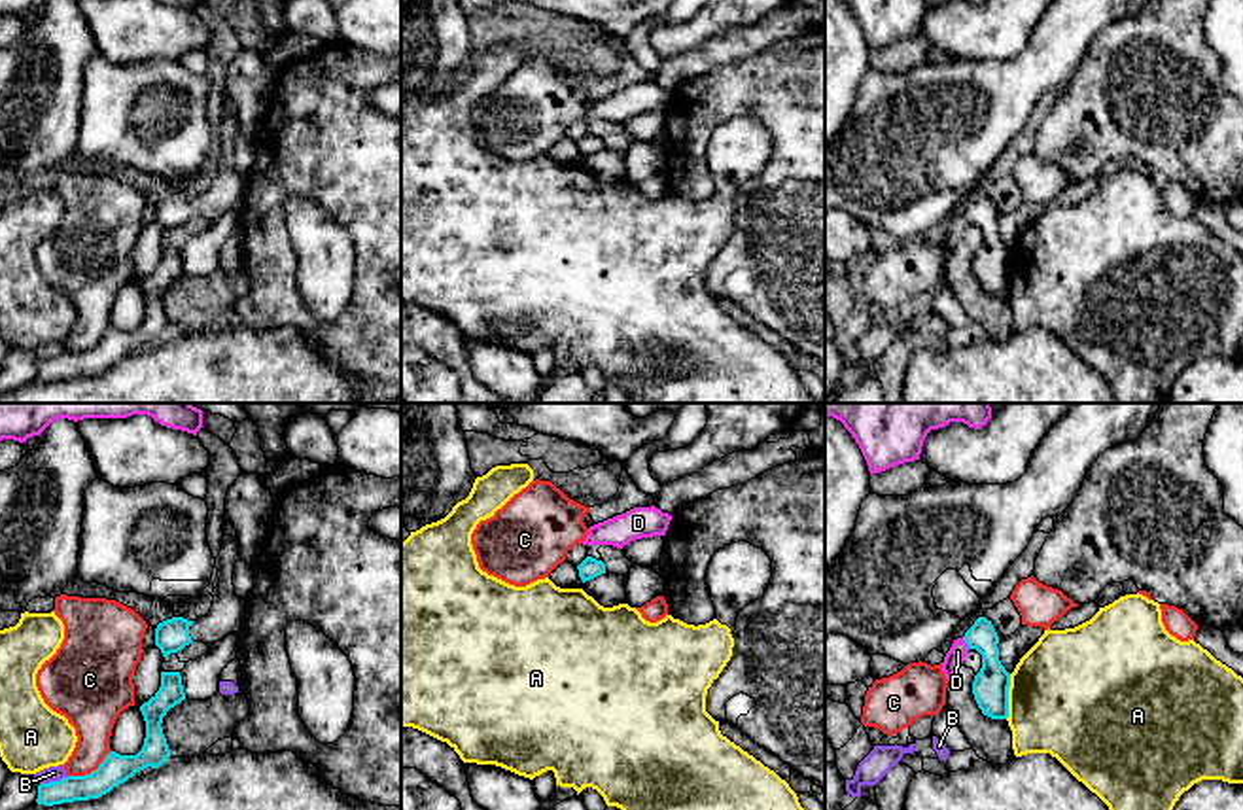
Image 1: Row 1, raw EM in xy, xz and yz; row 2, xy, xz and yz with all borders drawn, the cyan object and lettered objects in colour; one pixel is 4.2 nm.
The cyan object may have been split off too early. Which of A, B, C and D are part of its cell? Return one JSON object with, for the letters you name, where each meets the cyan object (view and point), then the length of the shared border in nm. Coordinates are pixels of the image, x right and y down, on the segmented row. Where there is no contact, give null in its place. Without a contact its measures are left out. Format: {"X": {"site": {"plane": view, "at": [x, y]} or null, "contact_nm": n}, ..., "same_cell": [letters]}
{"C": {"site": {"plane": "xy", "at": [91, 773]}, "contact_nm": 220}, "same_cell": ["C"]}

